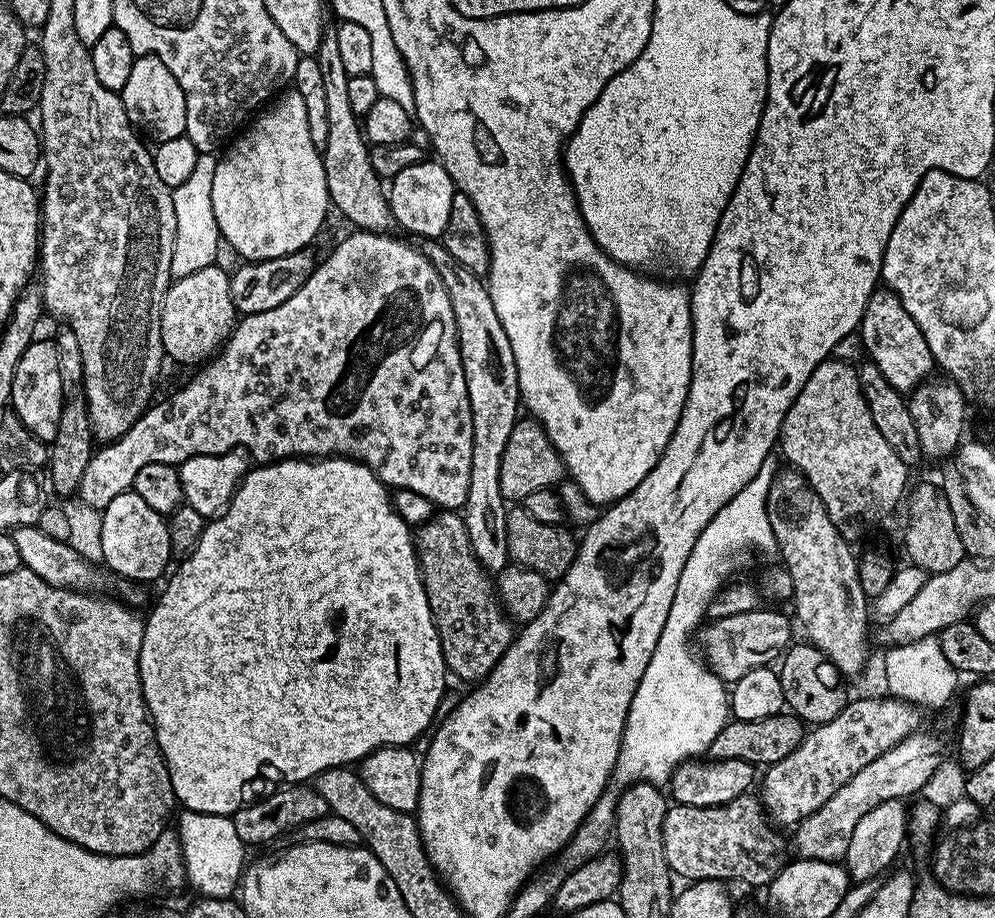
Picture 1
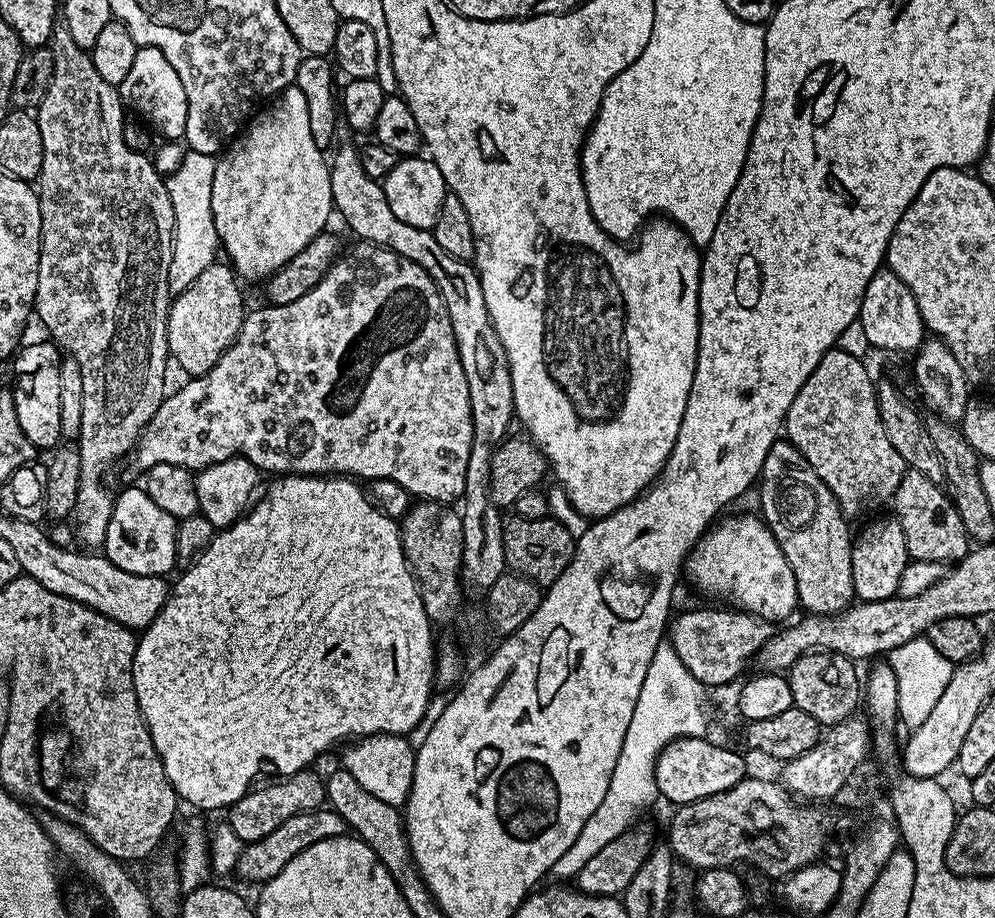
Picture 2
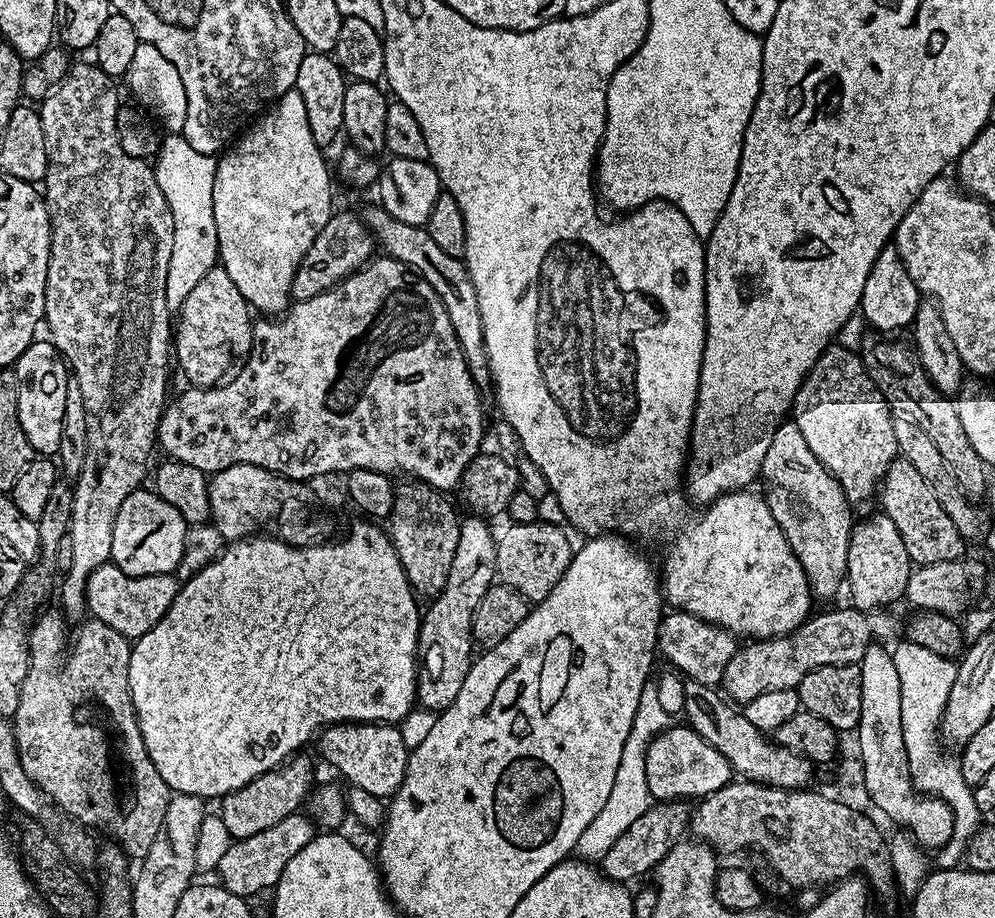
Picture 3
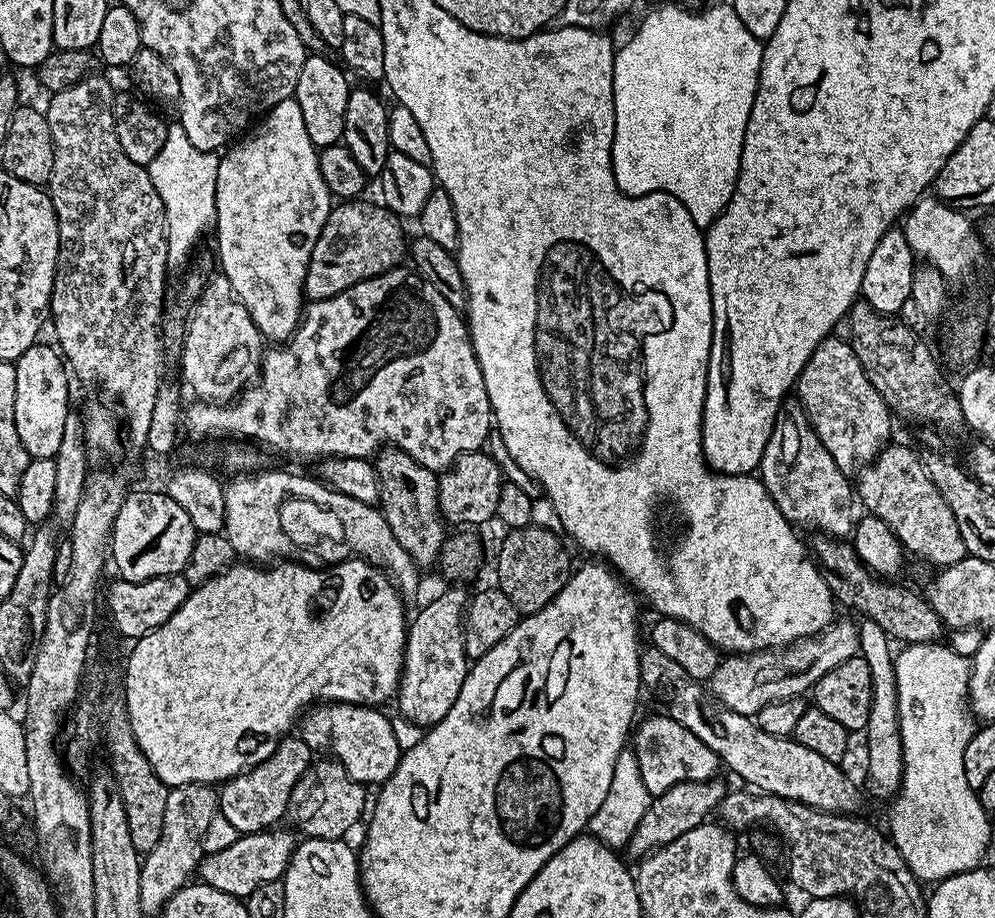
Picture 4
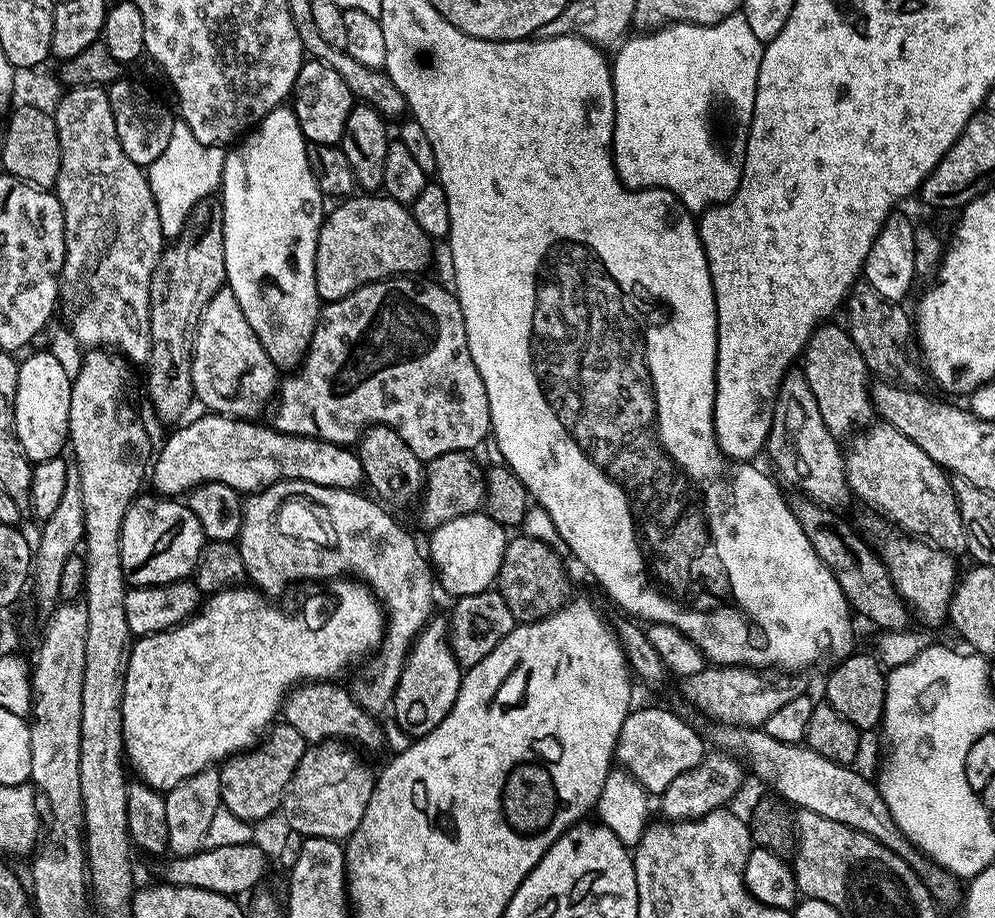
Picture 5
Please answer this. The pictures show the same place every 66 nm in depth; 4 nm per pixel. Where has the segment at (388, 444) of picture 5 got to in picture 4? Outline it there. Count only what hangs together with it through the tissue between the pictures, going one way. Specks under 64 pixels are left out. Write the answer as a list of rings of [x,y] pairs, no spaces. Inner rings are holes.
[[[385,446],[375,453],[374,463],[380,487],[379,507],[384,513],[390,530],[394,530],[394,538],[402,545],[402,550],[410,554],[417,568],[427,570],[440,559],[446,539],[446,521],[438,506],[438,486],[440,481],[437,473],[431,472],[426,466],[414,462],[410,454],[401,448]]]

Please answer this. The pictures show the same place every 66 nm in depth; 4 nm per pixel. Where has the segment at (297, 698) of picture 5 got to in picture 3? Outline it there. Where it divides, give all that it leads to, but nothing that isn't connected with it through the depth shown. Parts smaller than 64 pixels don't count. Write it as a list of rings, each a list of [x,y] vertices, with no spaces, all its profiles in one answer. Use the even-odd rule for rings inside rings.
[[[345,722],[329,724],[319,733],[320,756],[332,768],[337,768],[353,788],[366,790],[381,798],[391,798],[402,786],[410,751],[402,740],[396,724],[379,722]]]

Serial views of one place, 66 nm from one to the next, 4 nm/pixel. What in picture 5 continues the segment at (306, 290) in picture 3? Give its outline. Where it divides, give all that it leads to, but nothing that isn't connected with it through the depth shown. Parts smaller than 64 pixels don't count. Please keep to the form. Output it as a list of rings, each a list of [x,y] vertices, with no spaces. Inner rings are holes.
[[[352,194],[341,199],[336,209],[324,217],[316,243],[316,289],[321,301],[331,302],[349,296],[367,284],[391,280],[405,274],[420,274],[432,260],[434,241],[424,233],[405,205],[391,200],[386,194]]]

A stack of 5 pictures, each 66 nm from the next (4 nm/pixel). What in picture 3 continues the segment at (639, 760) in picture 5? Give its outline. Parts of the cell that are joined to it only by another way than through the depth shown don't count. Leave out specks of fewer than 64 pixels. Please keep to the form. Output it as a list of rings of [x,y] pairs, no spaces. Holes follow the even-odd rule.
[[[669,726],[652,737],[646,750],[646,786],[653,801],[687,801],[687,796],[703,798],[712,792],[722,790],[733,779],[734,773],[728,759],[710,742],[706,742],[690,726],[675,728]]]

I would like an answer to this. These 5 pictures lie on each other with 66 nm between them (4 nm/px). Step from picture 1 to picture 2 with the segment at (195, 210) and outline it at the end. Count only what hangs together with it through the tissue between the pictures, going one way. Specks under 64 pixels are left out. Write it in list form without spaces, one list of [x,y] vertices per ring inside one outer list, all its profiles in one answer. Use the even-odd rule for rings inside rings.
[[[187,151],[165,181],[175,216],[170,270],[167,271],[169,295],[177,296],[182,290],[188,289],[195,278],[217,259],[220,247],[212,210],[216,161],[213,156]]]

